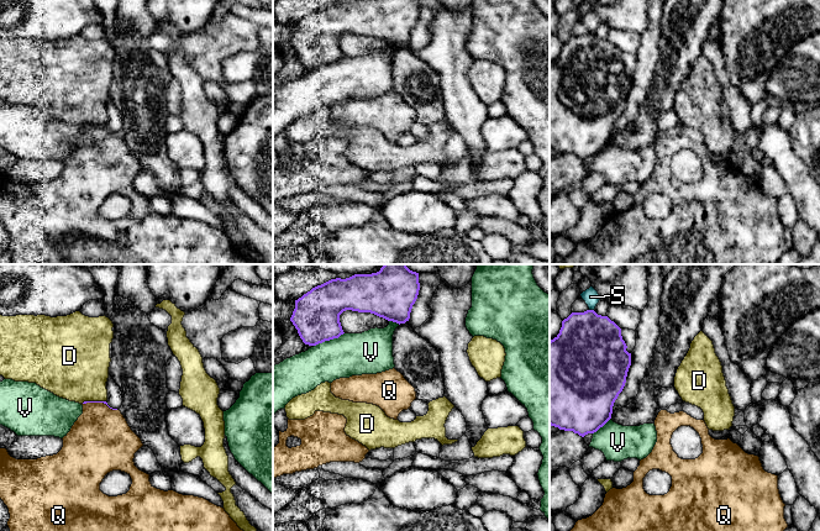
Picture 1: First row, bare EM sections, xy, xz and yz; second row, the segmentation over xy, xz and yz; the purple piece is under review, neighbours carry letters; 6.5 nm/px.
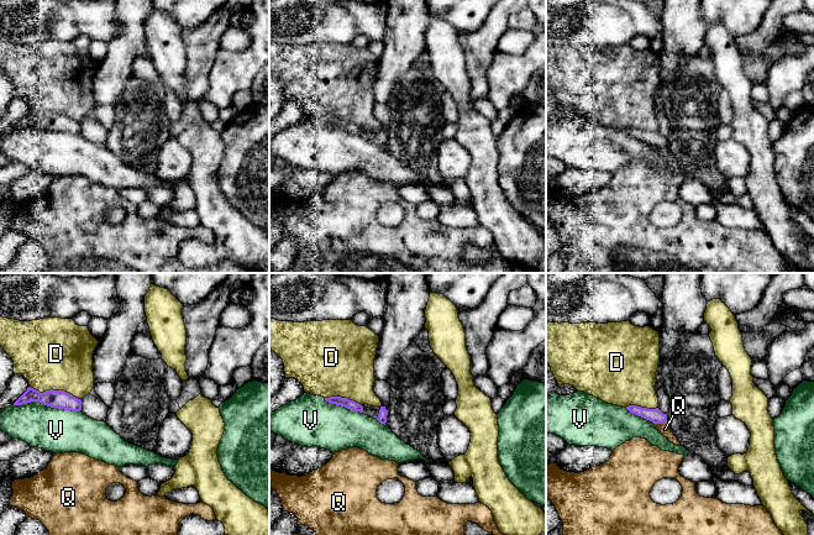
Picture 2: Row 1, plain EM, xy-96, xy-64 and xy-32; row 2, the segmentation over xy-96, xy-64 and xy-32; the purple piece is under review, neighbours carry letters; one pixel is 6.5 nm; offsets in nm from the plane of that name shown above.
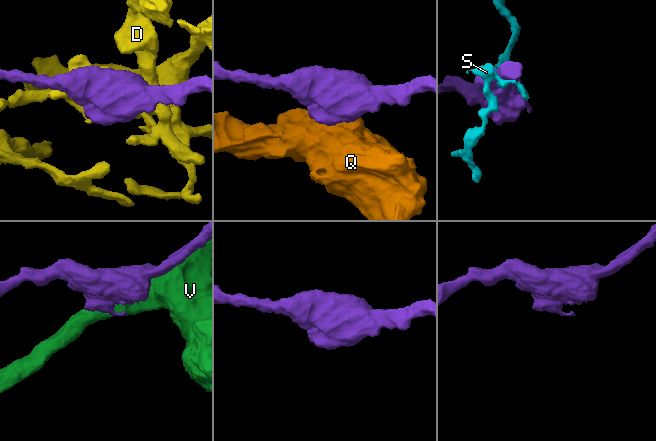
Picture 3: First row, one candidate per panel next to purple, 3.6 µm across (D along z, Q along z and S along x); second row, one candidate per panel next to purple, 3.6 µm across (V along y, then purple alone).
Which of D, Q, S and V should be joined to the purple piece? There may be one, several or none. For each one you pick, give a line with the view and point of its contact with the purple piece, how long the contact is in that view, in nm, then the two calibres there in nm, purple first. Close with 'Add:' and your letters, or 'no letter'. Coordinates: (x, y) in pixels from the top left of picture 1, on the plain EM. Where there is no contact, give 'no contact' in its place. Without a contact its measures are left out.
Add: no letter

